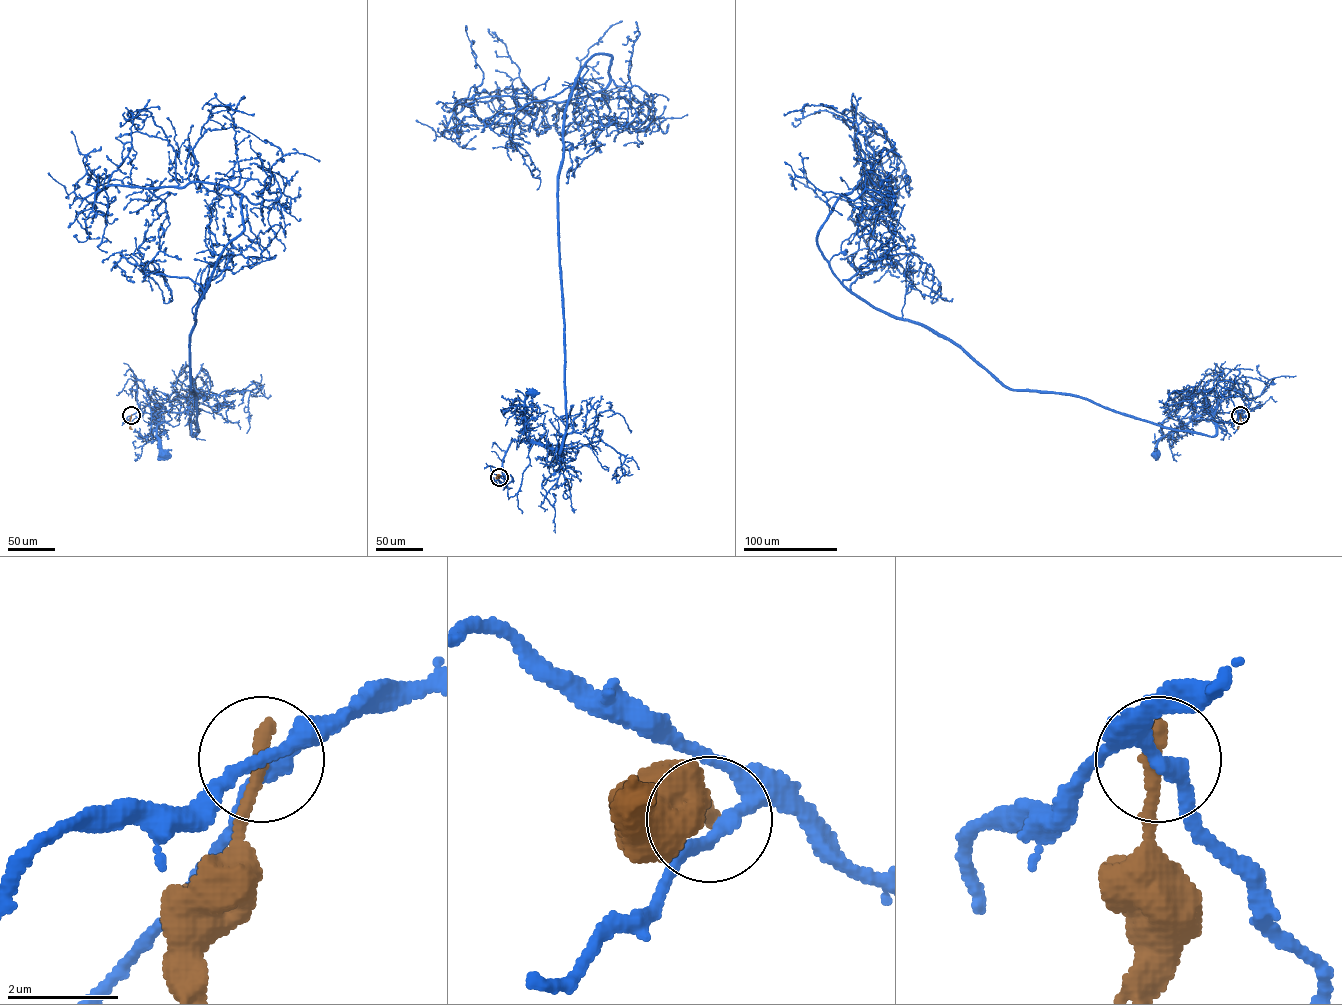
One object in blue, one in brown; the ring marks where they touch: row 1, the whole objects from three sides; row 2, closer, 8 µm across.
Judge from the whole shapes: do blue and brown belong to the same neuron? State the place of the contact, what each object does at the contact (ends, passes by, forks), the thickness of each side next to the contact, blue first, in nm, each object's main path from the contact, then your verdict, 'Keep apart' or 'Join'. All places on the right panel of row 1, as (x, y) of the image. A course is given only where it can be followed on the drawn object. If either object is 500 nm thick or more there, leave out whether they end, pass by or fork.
Place: (1240, 415). At the ring blue forks. At the ring brown ends. Thickness 220 nm (blue) against 320 nm. Course of blue: (1240, 415), (1245, 403), (1234, 385), (1209, 380), (1203, 388), (1203, 412), (1165, 434), (1155, 455). Course of brown: (1240, 415), (1238, 428). Keep apart

